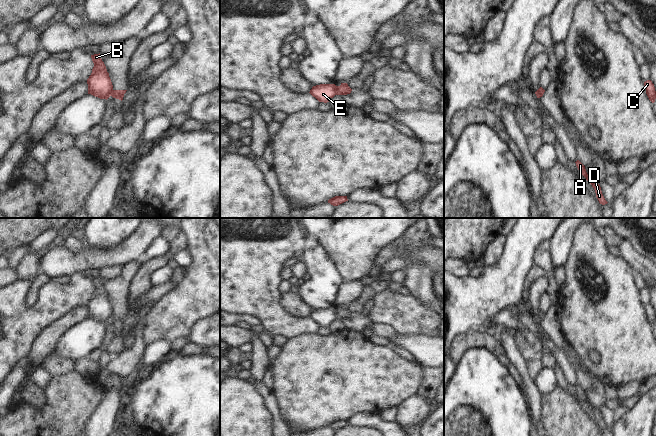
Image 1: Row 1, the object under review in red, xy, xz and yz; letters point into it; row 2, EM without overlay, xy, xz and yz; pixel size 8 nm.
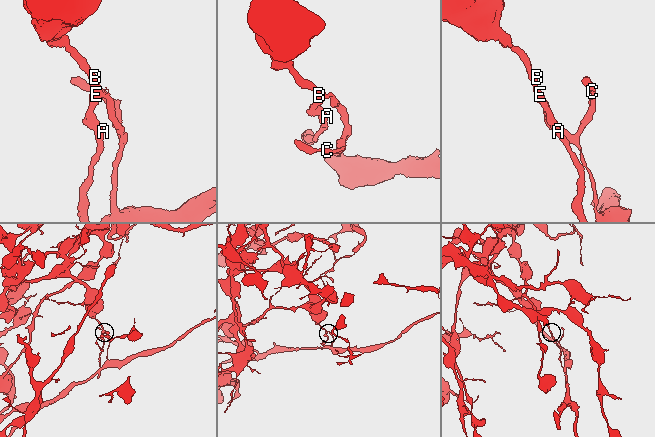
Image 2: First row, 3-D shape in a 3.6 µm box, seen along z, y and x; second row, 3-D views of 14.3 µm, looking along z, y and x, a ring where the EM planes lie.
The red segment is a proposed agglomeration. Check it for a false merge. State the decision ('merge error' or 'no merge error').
merge error

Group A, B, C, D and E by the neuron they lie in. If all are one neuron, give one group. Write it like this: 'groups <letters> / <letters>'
groups A B D E / C

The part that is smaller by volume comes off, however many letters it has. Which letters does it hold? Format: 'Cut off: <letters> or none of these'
Cut off: C

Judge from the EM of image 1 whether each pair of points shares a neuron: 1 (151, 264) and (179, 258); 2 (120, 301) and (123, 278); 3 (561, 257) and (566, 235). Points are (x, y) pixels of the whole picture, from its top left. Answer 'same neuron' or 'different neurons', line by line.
1: different neurons
2: same neuron
3: same neuron

